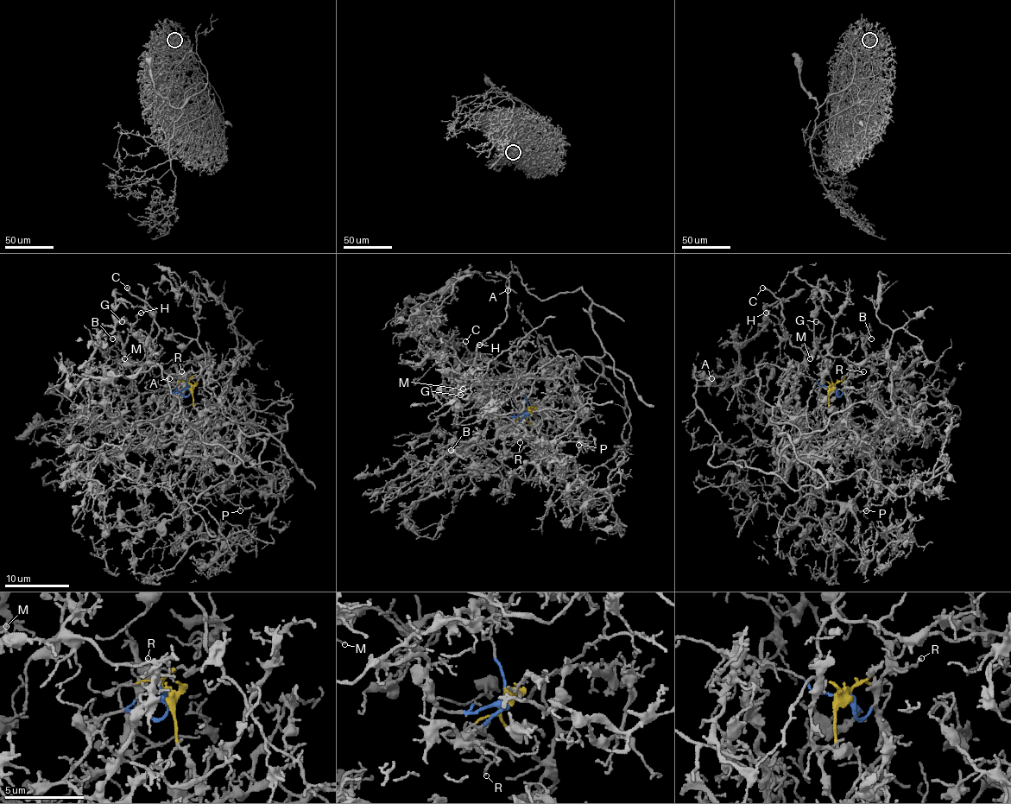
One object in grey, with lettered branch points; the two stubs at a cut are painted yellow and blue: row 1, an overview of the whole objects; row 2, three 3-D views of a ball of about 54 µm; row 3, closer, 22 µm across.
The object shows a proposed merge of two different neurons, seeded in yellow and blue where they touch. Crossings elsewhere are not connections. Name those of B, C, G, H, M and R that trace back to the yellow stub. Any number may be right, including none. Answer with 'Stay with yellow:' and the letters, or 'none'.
Stay with yellow: B

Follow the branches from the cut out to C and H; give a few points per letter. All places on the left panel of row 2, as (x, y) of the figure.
C: (189, 387), (181, 375), (167, 375), (147, 358), (154, 350), (159, 332), (155, 313), (126, 288)
H: (189, 387), (181, 375), (167, 375), (147, 358), (154, 350), (154, 345), (131, 331), (131, 326), (141, 313)

